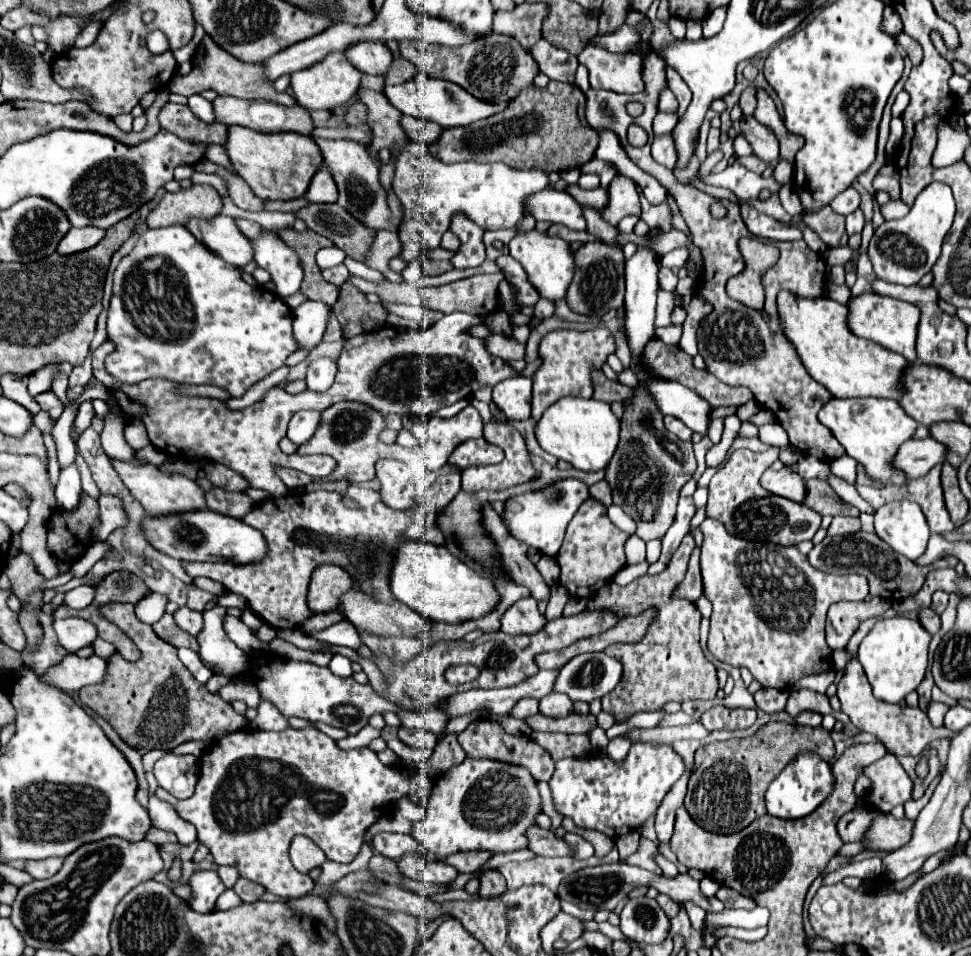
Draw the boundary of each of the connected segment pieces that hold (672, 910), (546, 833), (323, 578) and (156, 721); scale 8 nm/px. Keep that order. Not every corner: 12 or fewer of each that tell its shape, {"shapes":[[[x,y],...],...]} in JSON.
{"shapes":[[[658,894],[656,902],[670,918],[680,910],[674,900],[666,894]],[[530,826],[528,850],[540,856],[570,856],[564,840]],[[314,570],[308,594],[312,614],[338,608],[352,586],[346,570]],[[134,604],[102,614],[142,656],[110,656],[80,700],[136,750],[248,724]]]}

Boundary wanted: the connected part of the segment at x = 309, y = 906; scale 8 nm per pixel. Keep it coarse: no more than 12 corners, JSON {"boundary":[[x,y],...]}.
{"boundary":[[308,895],[288,901],[298,914],[320,919],[336,935],[326,901]]}

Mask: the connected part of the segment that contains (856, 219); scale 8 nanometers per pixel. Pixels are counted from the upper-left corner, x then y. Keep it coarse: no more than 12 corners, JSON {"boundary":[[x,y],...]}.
{"boundary":[[860,210],[846,216],[848,236],[860,234],[864,216]]}

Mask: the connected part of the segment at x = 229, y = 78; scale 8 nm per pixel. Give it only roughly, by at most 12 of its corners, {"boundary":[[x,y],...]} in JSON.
{"boundary":[[202,38],[200,60],[174,76],[170,92],[192,96],[296,100],[264,78],[262,64],[244,64]]}

